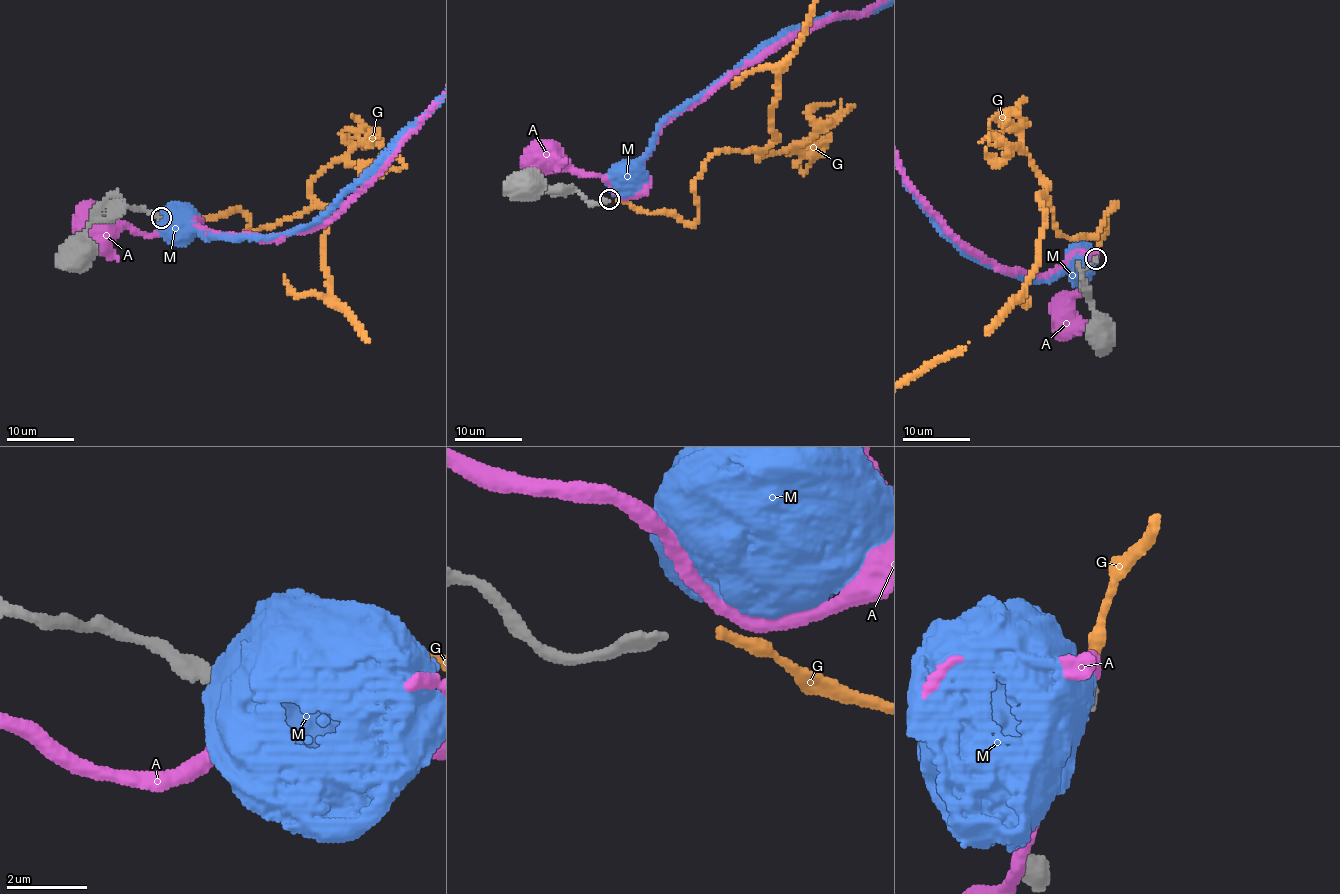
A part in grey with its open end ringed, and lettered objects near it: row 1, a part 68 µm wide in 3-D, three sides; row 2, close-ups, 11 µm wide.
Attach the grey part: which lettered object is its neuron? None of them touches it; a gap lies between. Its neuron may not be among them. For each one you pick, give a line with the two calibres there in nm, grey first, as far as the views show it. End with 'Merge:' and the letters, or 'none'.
G: 320 nm thick on the grey side, 280 nm on the other
Merge: G

